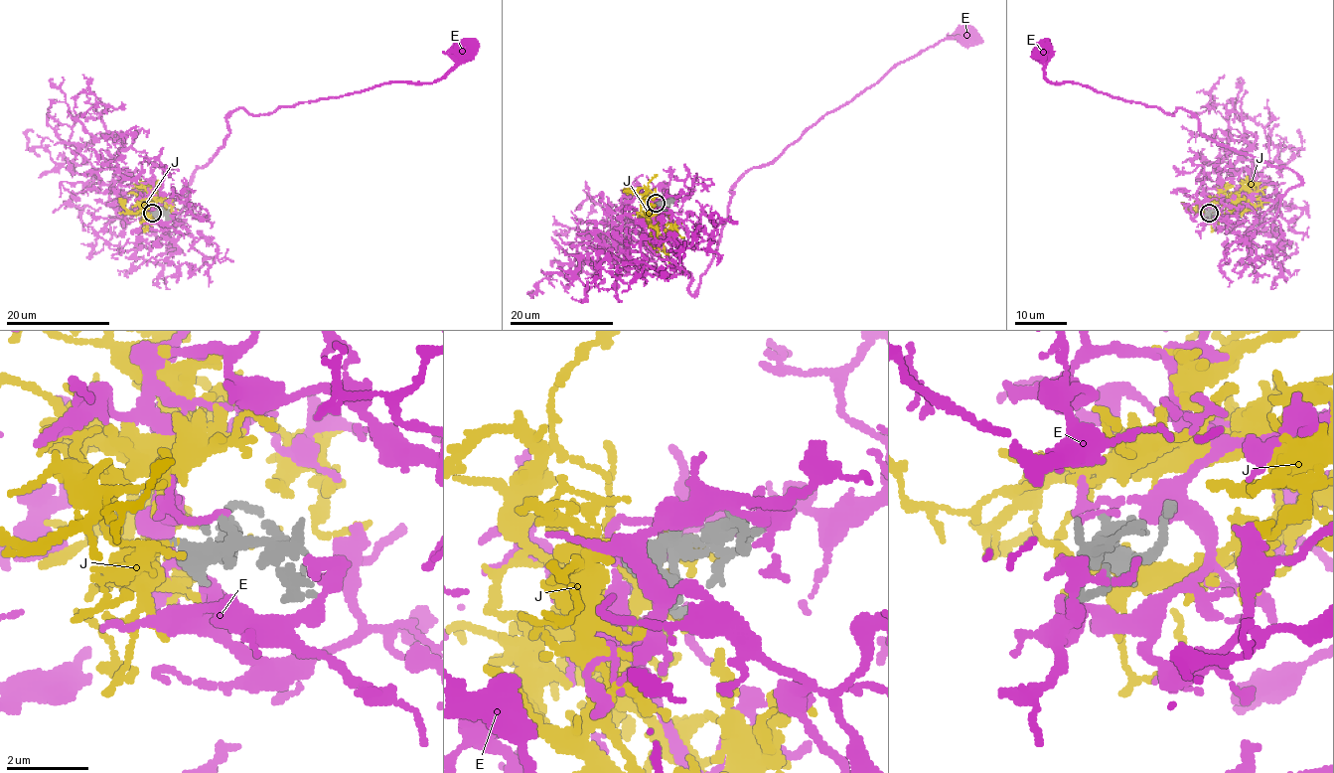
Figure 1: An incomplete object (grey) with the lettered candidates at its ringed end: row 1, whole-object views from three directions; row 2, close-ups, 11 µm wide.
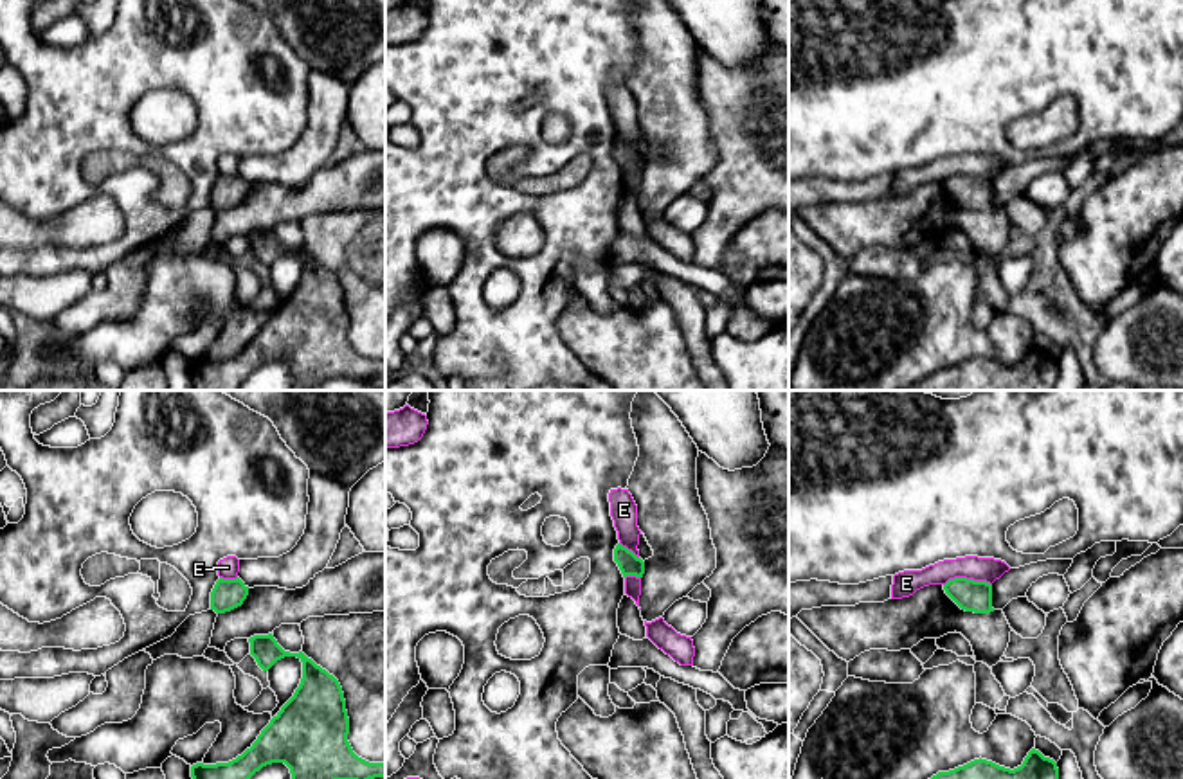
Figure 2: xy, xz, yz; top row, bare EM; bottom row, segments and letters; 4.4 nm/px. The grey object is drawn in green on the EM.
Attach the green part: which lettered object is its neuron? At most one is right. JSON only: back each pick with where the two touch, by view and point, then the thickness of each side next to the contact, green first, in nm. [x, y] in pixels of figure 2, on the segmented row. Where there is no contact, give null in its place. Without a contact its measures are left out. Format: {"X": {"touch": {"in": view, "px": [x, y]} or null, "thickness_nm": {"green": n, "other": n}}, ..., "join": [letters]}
{"J": {"touch": null}, "join": ["J"]}

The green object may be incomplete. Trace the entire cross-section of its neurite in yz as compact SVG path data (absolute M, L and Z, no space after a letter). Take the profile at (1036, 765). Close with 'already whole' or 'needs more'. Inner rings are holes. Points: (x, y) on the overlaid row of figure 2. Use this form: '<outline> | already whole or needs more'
M1032 748L1014 770L980 757L954 770L938 772L931 779L1059 779L1059 768L1053 759Z | already whole

